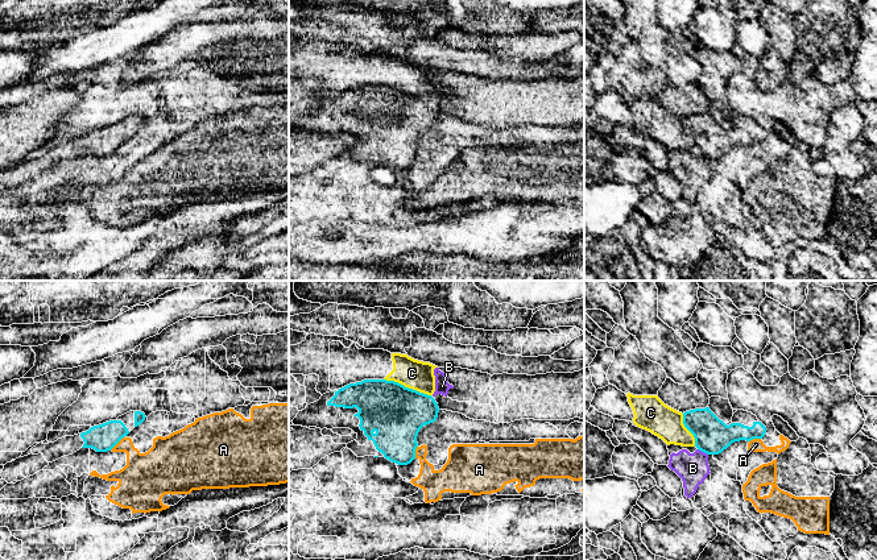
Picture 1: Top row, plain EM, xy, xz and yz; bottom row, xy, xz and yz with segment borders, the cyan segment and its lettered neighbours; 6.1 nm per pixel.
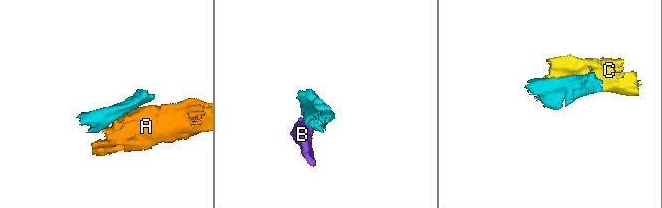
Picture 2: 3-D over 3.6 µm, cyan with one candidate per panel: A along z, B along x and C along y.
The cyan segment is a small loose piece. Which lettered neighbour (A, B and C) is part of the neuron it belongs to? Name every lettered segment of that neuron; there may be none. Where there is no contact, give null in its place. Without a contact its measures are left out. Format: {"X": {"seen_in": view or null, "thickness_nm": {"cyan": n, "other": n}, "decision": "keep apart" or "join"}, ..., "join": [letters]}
{"A": {"seen_in": "xy", "thickness_nm": {"cyan": 170, "other": 260}, "decision": "keep apart"}, "B": {"seen_in": "yz", "thickness_nm": {"cyan": 220, "other": 190}, "decision": "keep apart"}, "C": {"seen_in": "xz", "thickness_nm": {"cyan": 340, "other": 180}, "decision": "keep apart"}, "join": []}

